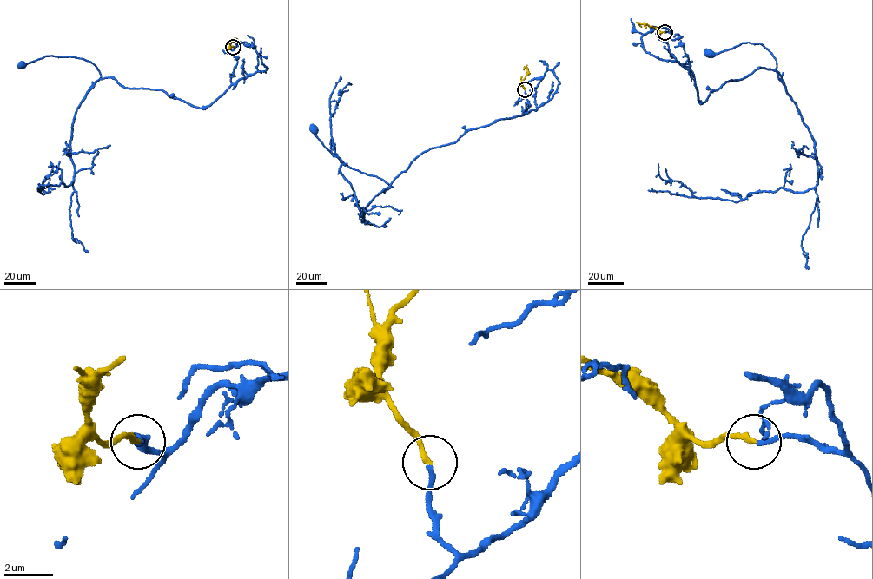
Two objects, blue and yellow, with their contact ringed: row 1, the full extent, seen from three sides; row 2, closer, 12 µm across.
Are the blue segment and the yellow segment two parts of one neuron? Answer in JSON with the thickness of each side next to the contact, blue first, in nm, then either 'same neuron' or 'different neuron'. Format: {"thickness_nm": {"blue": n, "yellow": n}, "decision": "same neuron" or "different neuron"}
{"thickness_nm": {"blue": 220, "yellow": 220}, "decision": "same neuron"}

